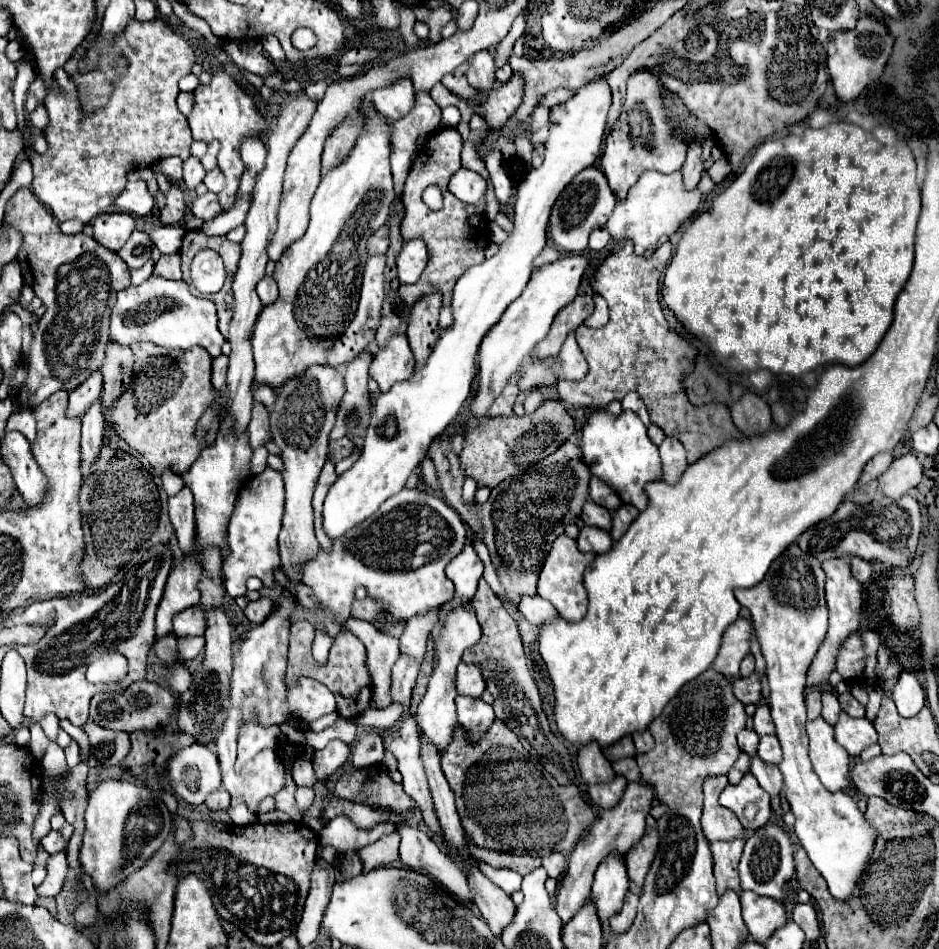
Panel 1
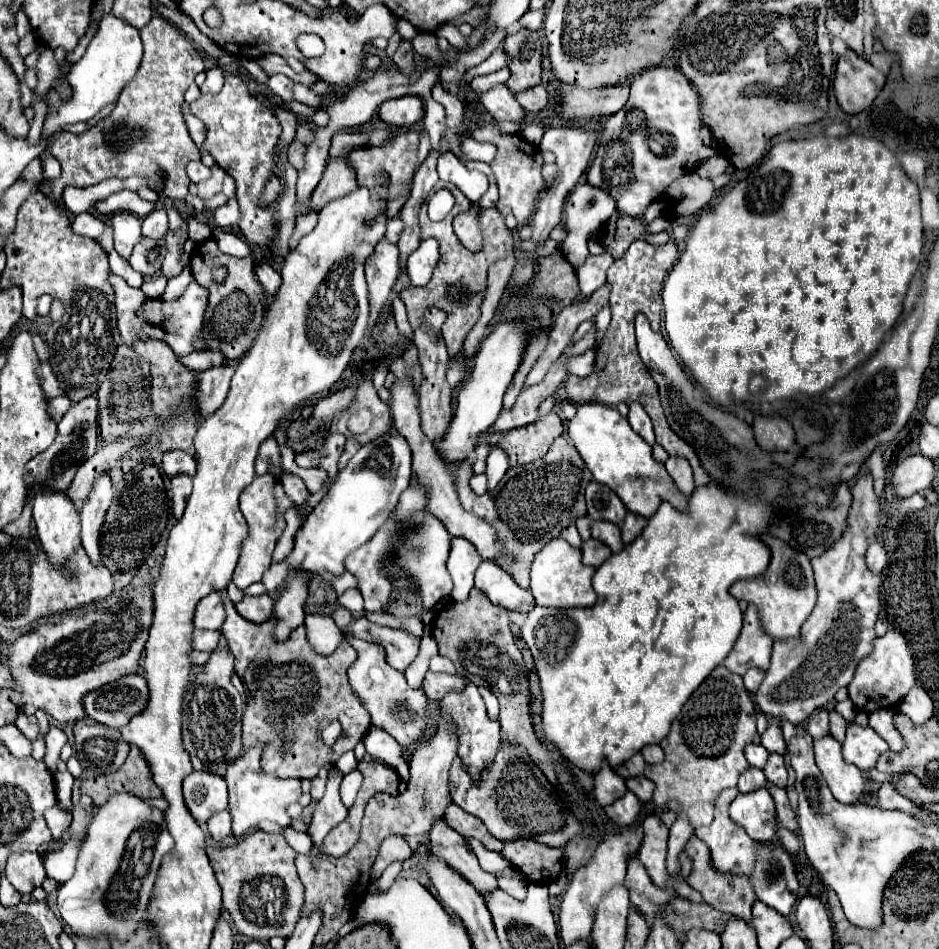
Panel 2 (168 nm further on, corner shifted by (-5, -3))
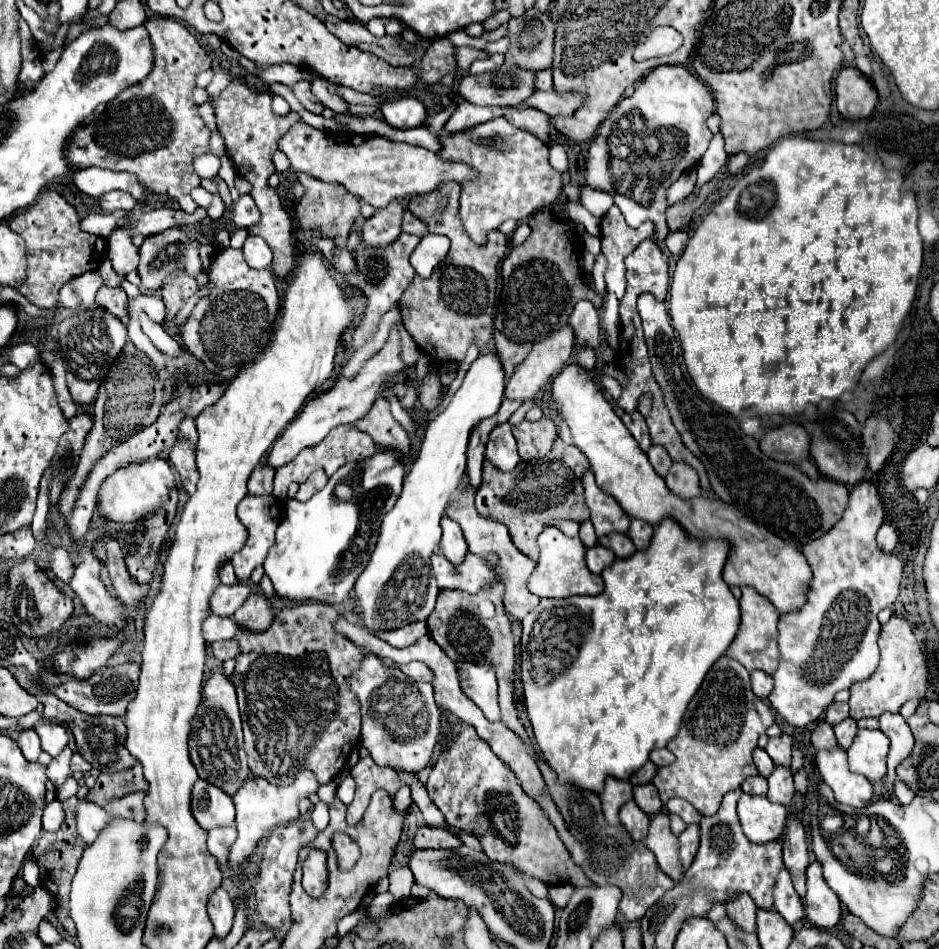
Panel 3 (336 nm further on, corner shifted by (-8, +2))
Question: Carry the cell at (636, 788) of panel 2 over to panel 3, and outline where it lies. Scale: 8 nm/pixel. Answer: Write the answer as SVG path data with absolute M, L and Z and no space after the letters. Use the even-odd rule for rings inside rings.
M643 784L643 786L635 786L633 788L633 796L635 796L635 804L649 816L661 812L663 804L659 800L657 788L653 784Z

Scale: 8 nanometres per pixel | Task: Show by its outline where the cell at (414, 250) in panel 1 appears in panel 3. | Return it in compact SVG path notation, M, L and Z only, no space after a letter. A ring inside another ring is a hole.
M427 234L411 254L411 266L421 278L429 278L433 268L447 256L449 238L441 234Z

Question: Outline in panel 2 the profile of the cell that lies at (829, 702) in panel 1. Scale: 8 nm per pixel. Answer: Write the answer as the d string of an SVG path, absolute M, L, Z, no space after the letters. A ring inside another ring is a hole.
M830 709L830 735L842 743L846 735L846 727L848 727L848 721L840 713Z

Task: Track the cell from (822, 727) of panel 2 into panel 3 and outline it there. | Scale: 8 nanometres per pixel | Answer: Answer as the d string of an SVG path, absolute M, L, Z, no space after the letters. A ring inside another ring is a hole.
M819 720L815 730L811 732L811 744L813 744L815 750L833 750L833 748L837 748L833 726L829 726L825 720Z

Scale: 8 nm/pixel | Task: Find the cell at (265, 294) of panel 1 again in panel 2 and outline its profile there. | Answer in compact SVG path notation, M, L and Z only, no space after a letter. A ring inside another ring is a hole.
M262 263L256 267L256 277L258 277L262 289L268 293L268 297L276 295L276 291L280 289L280 283L282 283L278 271L274 271L268 263Z

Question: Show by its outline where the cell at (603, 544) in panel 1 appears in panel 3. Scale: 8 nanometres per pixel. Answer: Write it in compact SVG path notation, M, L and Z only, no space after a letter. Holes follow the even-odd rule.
M601 544L587 550L587 566L593 574L601 574L613 562L615 562L615 554L609 548L603 548Z

